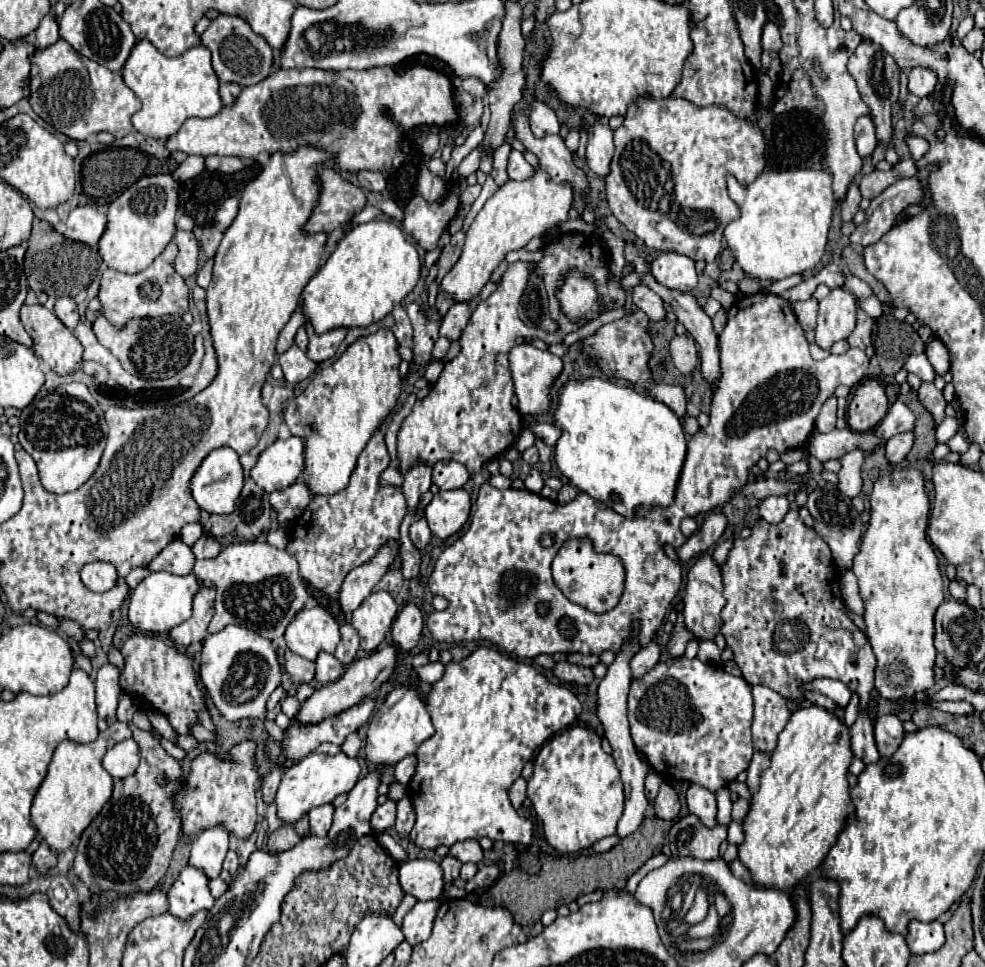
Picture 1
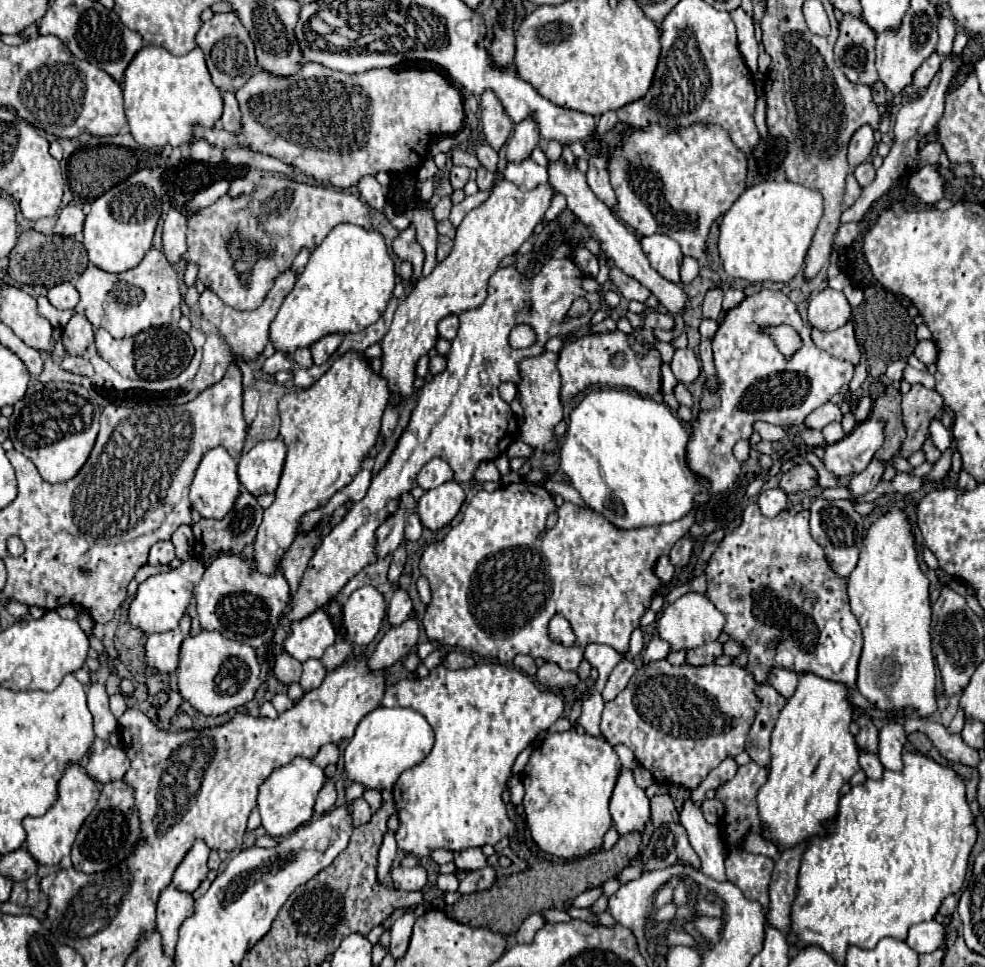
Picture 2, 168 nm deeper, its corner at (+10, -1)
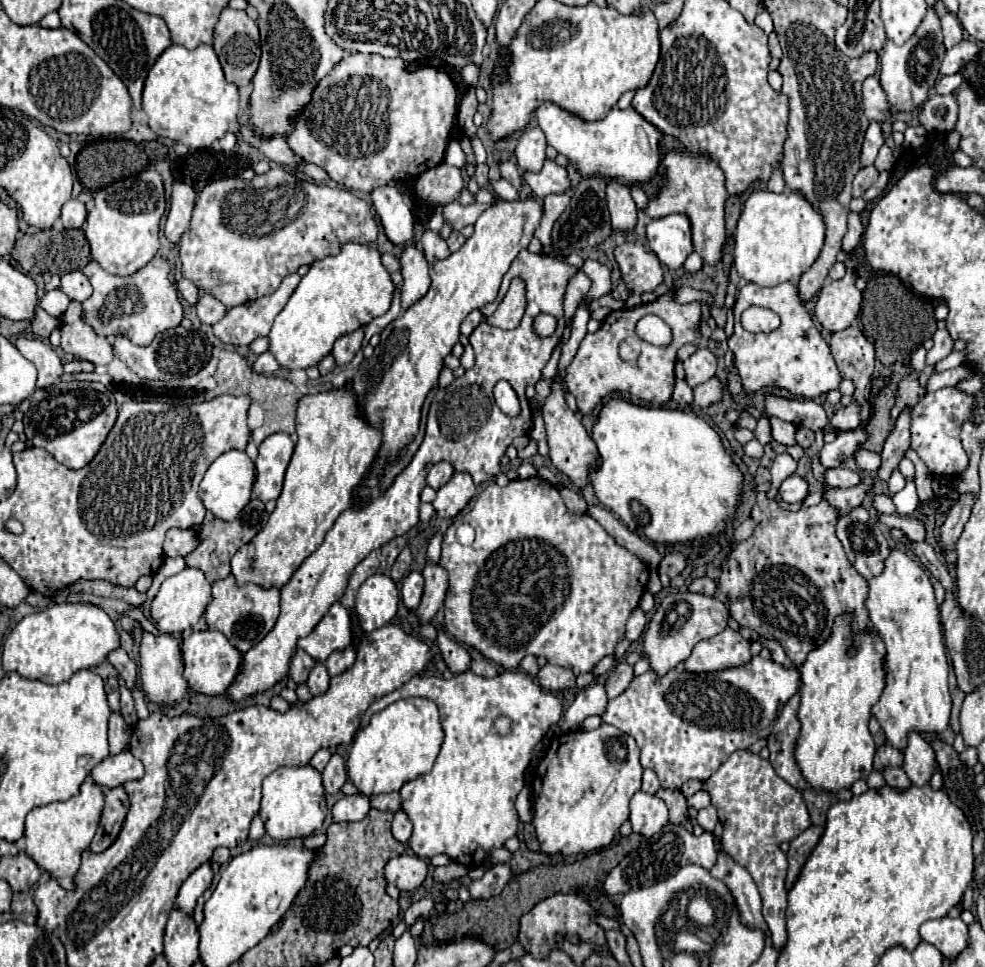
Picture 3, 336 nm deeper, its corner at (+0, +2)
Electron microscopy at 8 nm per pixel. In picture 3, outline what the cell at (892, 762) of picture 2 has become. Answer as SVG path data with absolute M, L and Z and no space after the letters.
M909 732L907 736L907 746L903 748L903 770L909 776L909 780L917 786L927 784L933 768L935 768L935 756L931 746L923 740L921 734Z

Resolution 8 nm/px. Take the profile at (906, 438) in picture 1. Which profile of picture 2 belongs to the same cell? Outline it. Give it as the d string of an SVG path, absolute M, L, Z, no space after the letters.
M871 461L869 467L857 475L853 475L851 483L849 483L849 493L851 497L859 497L859 495L865 495L869 491L873 491L877 487L877 483L881 481L881 475L883 475L883 469L885 469L885 463L883 461Z

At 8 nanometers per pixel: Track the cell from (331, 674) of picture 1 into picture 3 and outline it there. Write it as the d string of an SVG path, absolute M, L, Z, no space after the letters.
M317 662L317 664L313 666L313 670L311 670L311 674L309 674L307 686L309 686L311 694L317 696L317 694L323 694L323 692L329 688L329 680L331 680L331 676L329 676L325 664Z

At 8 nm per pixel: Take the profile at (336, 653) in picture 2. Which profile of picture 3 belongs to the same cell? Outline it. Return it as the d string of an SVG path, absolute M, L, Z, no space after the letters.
M343 648L343 650L333 652L325 660L325 666L327 666L327 670L329 670L331 676L337 676L337 674L345 672L345 668L353 666L353 662L355 662L355 650L353 648Z

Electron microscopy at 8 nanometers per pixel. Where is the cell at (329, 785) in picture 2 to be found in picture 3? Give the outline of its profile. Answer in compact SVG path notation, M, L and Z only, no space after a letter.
M333 754L329 764L323 770L323 786L325 792L335 796L341 792L341 786L347 782L347 772L345 772L345 762L339 754Z

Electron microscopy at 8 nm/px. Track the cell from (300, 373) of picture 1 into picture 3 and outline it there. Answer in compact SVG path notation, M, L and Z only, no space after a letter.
M265 352L255 360L253 370L259 374L275 374L279 370L279 362L275 360L275 356L271 352Z

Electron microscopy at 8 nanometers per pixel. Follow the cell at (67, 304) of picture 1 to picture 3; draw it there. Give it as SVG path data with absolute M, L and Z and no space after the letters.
M75 270L75 272L61 276L61 290L69 296L69 300L85 302L91 296L89 278L81 270Z

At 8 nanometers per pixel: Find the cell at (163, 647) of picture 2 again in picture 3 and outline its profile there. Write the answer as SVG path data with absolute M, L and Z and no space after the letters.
M143 634L141 650L139 650L139 662L141 662L141 682L143 692L151 702L159 704L175 704L185 696L187 680L183 678L183 656L181 656L181 640L171 634Z

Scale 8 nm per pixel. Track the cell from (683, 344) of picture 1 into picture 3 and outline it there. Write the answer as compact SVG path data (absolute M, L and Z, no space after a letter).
M697 348L695 354L691 354L687 360L683 360L685 366L685 380L689 386L703 384L715 376L717 360L707 348Z

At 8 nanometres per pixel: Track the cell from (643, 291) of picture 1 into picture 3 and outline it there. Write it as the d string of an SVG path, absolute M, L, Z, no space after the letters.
M623 242L615 248L615 260L621 270L621 278L631 290L631 298L625 302L627 308L641 304L643 292L653 292L663 282L663 270L653 252L639 242Z

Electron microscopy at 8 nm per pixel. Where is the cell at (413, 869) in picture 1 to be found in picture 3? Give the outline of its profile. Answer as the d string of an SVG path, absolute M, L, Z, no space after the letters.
M401 854L387 862L385 878L399 890L415 890L427 876L427 862L413 854Z

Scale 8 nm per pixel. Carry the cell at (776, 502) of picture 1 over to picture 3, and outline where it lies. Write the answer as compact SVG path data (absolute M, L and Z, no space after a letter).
M789 476L787 480L781 482L779 486L779 496L783 502L787 504L795 504L801 502L807 496L807 480L801 476Z

